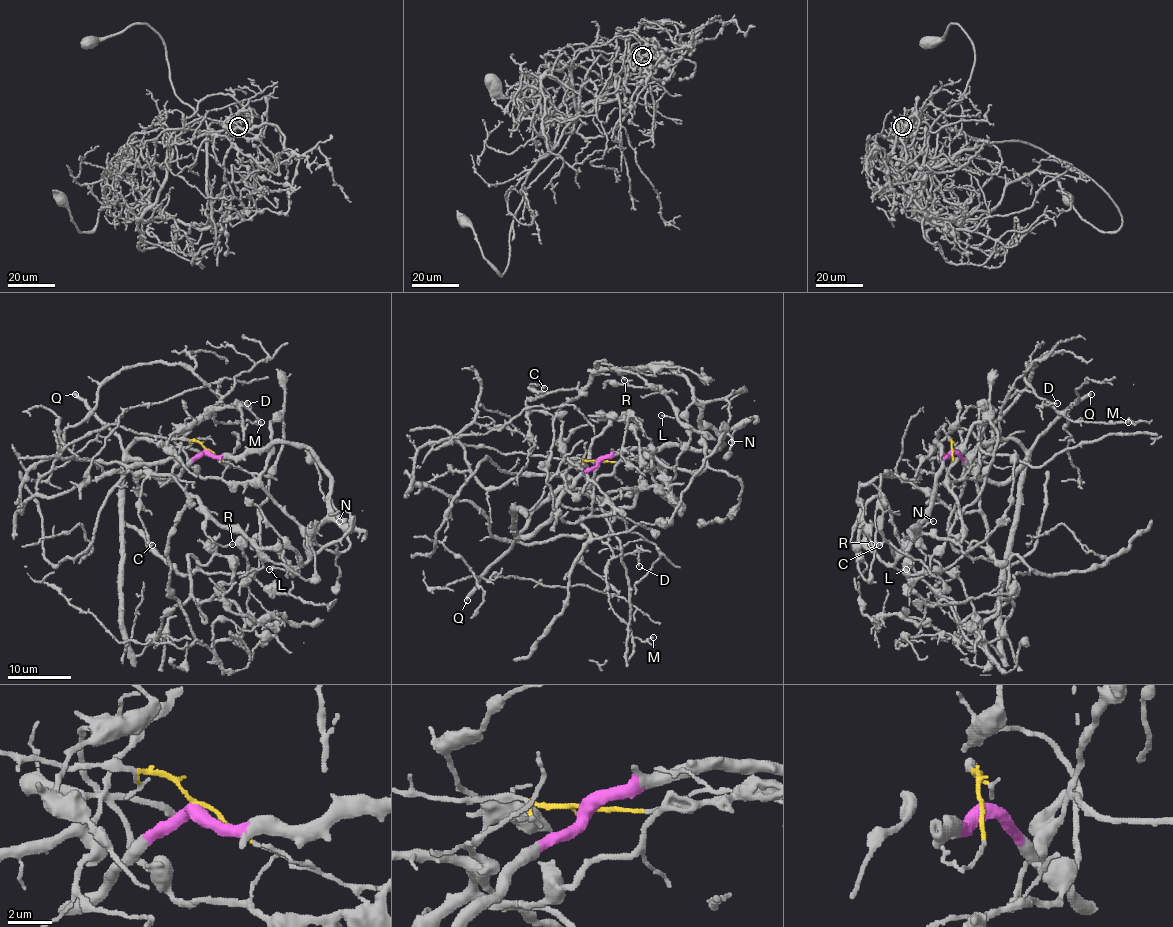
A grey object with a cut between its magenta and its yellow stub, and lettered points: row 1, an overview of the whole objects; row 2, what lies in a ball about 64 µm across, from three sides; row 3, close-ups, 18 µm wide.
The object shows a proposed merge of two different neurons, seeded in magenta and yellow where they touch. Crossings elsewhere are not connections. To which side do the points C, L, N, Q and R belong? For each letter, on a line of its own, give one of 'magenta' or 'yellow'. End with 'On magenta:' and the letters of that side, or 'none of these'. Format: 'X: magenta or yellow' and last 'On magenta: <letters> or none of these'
C: magenta
L: magenta
N: magenta
Q: magenta
R: magenta
On magenta: C, L, N, Q, R

